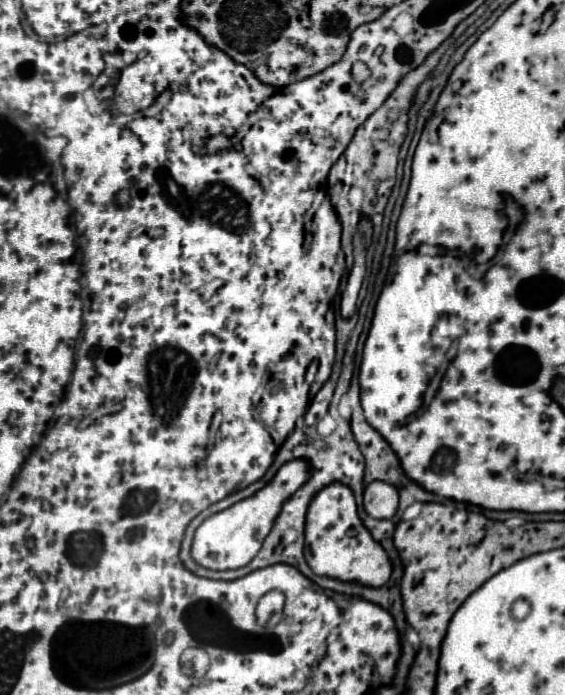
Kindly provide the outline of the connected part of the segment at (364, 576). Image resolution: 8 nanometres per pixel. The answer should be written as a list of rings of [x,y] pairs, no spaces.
[[[338,482],[320,490],[310,502],[306,514],[306,562],[314,574],[364,586],[384,586],[392,576],[388,554],[358,518],[352,490]]]

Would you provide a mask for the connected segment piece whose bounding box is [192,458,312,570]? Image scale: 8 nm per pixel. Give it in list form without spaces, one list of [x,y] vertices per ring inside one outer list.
[[[296,458],[280,466],[280,470],[272,476],[270,482],[266,482],[264,488],[254,492],[250,498],[244,498],[230,508],[212,514],[206,518],[192,542],[192,558],[210,570],[230,570],[230,568],[242,568],[246,566],[262,548],[264,538],[272,530],[272,522],[276,520],[276,514],[280,514],[280,506],[310,478],[312,466],[304,458]]]

